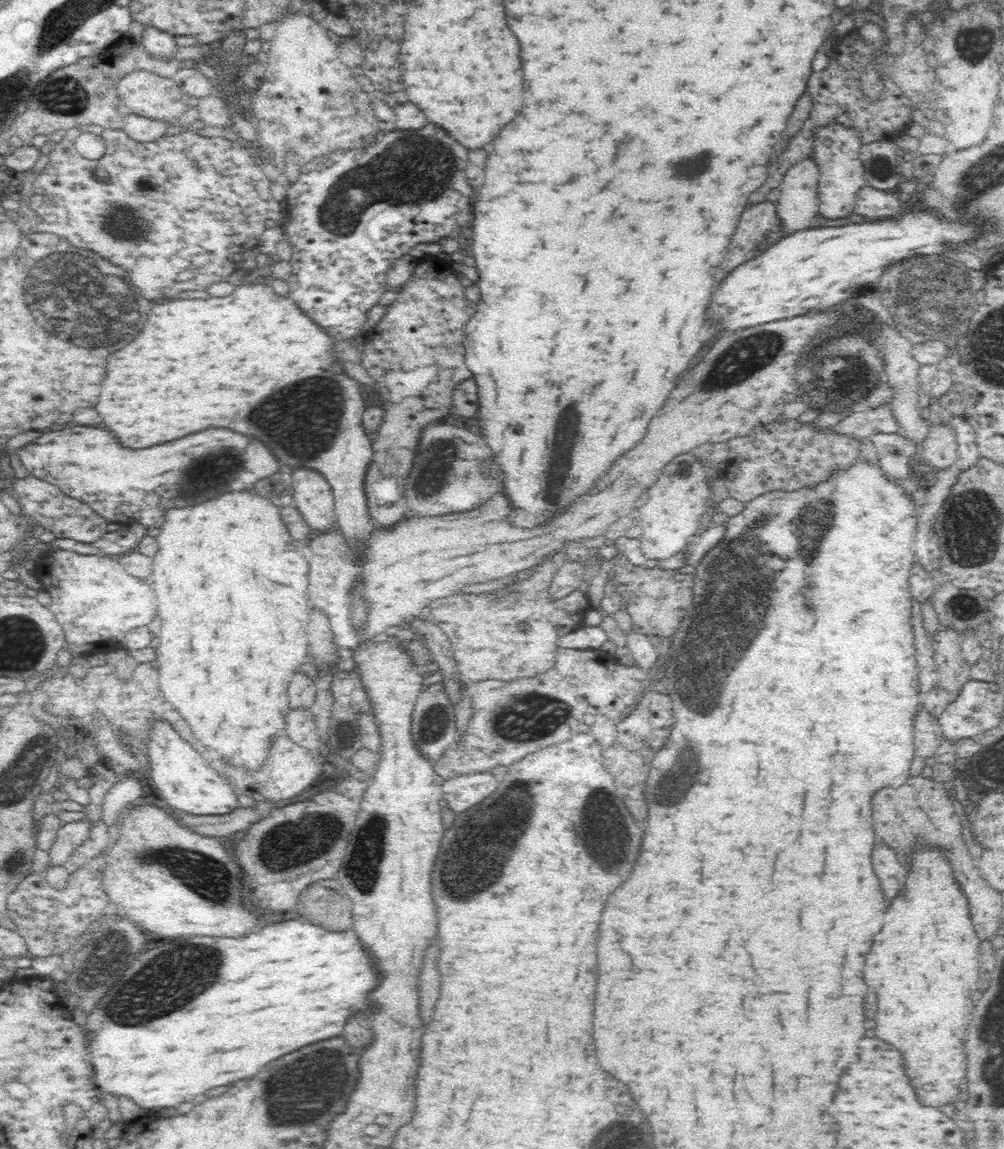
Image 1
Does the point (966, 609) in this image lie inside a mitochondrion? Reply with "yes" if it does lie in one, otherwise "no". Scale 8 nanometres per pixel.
no

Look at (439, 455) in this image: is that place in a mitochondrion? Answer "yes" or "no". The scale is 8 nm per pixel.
yes

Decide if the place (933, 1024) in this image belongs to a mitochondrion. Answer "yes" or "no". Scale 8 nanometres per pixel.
no

